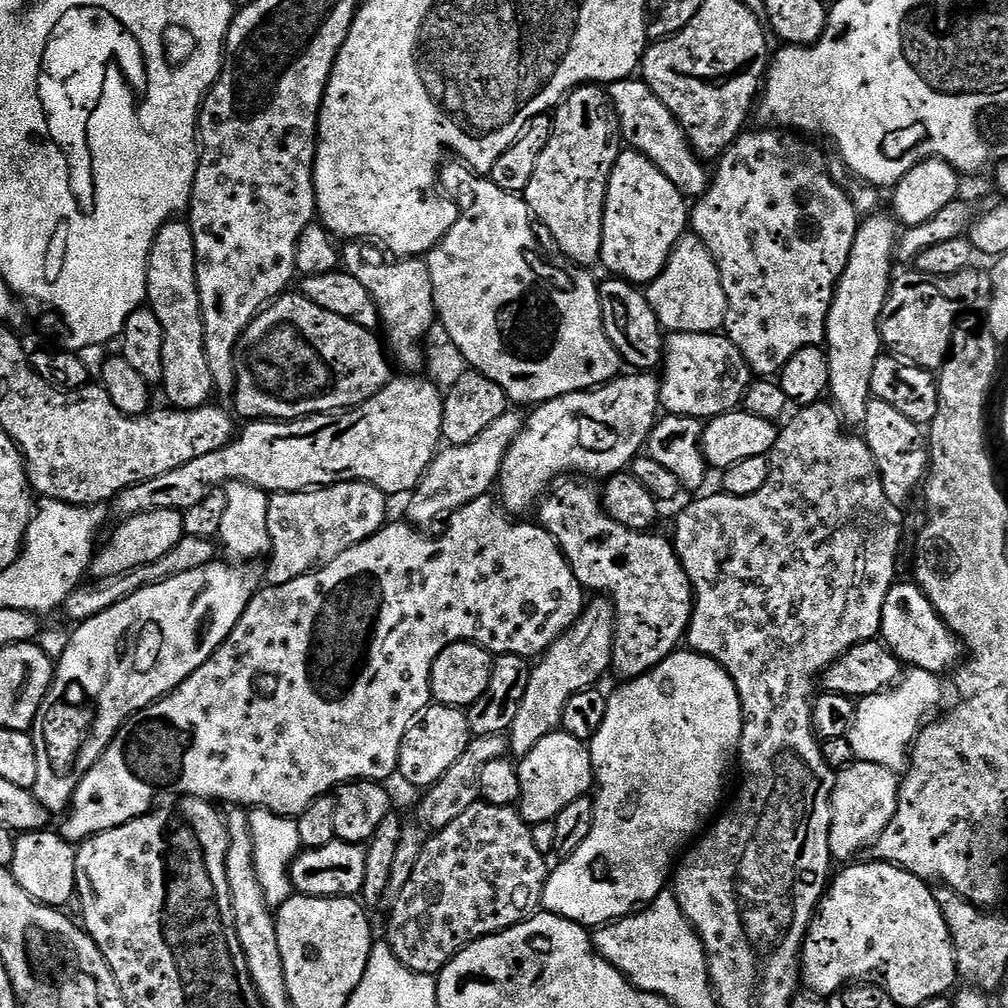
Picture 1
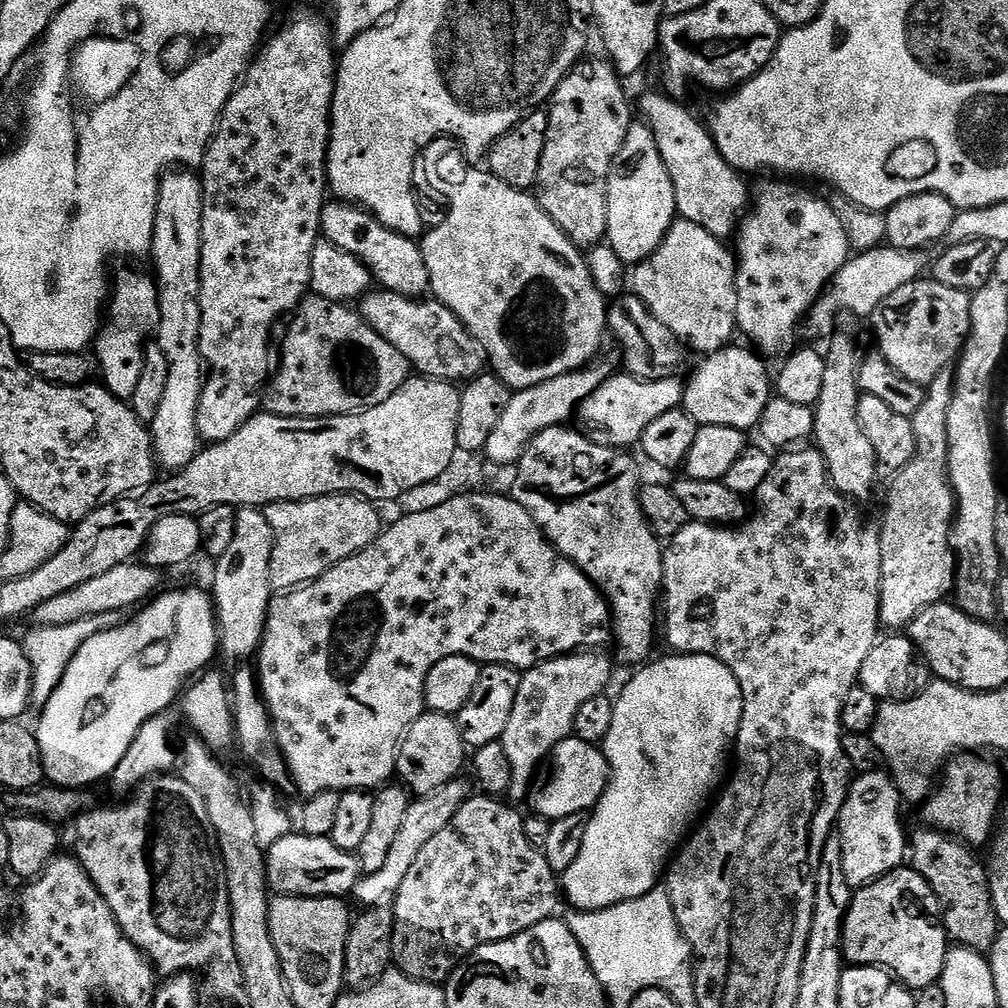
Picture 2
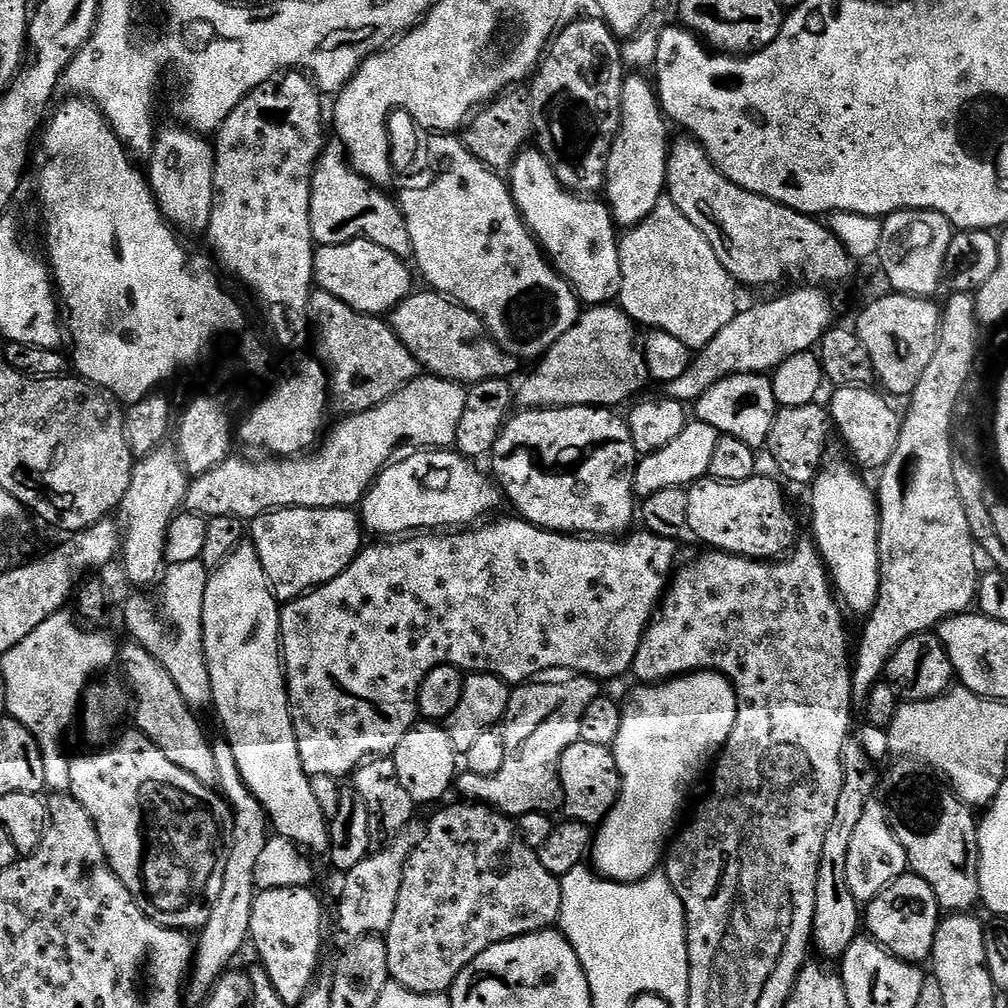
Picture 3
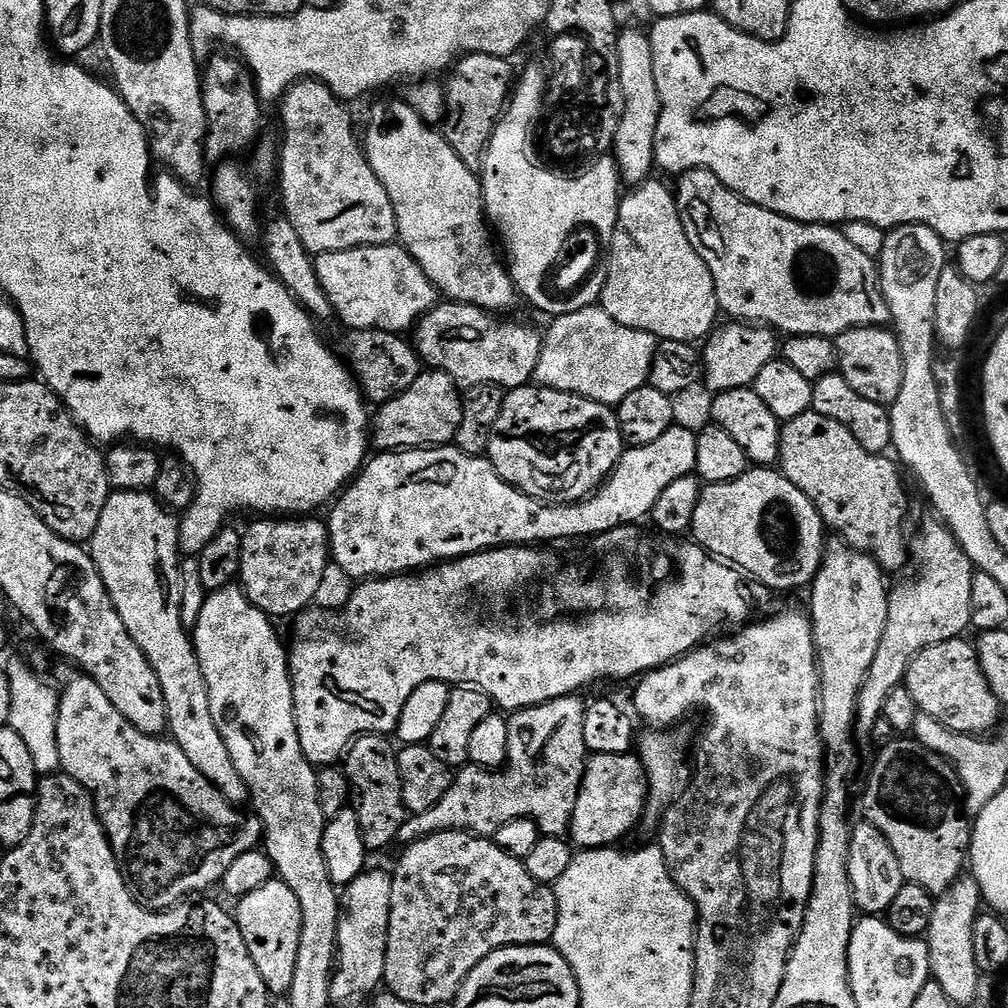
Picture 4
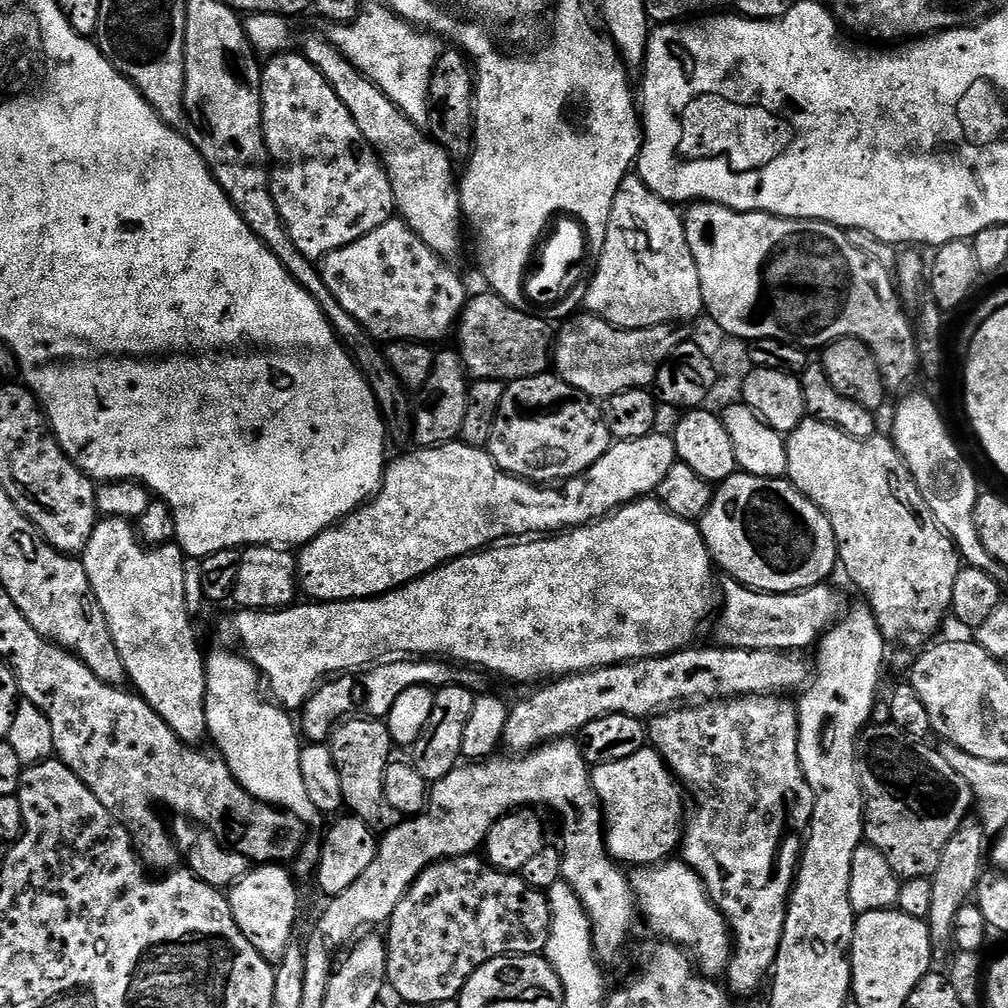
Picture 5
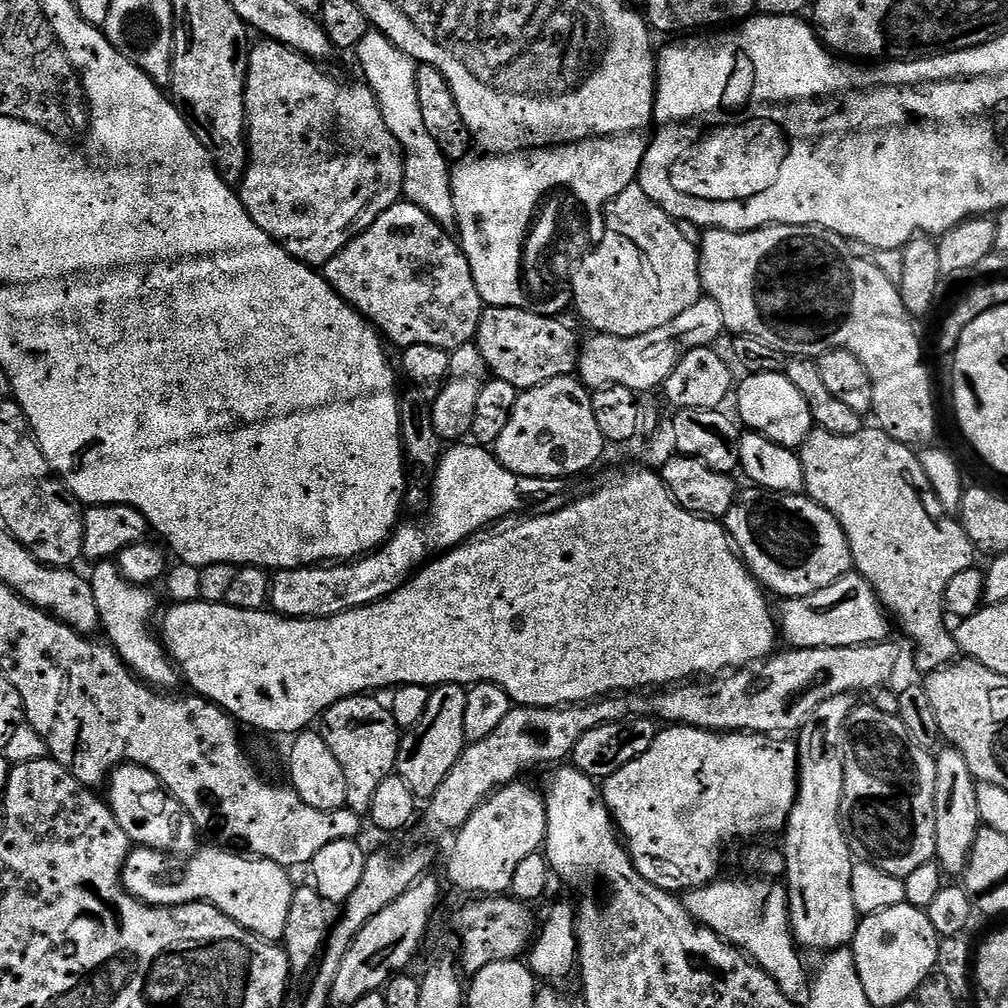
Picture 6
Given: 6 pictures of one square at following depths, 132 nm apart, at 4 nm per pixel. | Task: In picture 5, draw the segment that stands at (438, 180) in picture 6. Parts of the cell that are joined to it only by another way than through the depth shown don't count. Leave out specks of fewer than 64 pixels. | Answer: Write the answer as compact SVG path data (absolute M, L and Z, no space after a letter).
M376 2L363 9L360 17L352 24L342 24L331 29L330 41L339 52L348 59L359 72L368 77L378 85L382 90L382 94L386 94L386 98L390 102L394 102L394 106L398 106L398 110L402 110L402 114L406 114L406 118L410 118L410 122L421 126L427 125L428 122L428 95L430 94L430 78L434 74L434 66L438 62L442 51L442 44L433 33L423 31L411 24L407 20L403 20L401 16L396 15L390 8L385 8L383 3Z

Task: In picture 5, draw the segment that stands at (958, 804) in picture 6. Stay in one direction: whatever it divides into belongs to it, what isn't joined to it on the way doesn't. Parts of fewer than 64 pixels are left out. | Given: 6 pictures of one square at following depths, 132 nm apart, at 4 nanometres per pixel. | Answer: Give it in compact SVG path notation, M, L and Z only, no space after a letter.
M969 818L962 821L960 828L957 829L953 836L946 842L946 850L942 850L942 862L938 866L938 870L935 874L930 877L934 895L926 923L932 932L933 941L951 941L952 923L954 922L954 918L958 918L958 910L962 910L962 906L973 899L975 890L980 884L981 875L985 871L984 860L986 864L986 844L984 848L984 840L986 841L986 833L984 829L980 827L979 819Z

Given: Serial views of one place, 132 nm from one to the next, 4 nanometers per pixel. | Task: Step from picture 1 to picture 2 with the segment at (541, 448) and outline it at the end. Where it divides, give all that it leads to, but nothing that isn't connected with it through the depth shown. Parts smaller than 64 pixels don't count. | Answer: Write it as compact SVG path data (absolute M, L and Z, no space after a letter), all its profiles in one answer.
M614 374L578 409L579 427L596 444L611 448L631 449L639 445L642 434L654 418L662 418L662 414L677 411L681 407L686 387L683 379L671 376L657 380L643 380L637 376Z

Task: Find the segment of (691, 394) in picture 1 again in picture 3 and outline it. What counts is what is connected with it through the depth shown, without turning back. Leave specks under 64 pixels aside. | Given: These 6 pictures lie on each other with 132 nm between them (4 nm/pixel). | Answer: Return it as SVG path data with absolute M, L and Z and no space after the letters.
M755 372L734 374L714 382L714 386L710 386L710 390L706 390L706 394L702 394L694 404L695 419L706 422L706 426L714 426L721 436L733 436L757 450L767 445L777 411L771 379Z

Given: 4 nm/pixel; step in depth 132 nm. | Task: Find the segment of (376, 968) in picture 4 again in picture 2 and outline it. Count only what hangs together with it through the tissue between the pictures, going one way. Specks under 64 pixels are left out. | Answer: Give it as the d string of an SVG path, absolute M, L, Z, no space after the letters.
M464 778L451 780L446 782L446 786L438 786L438 790L417 795L408 805L402 826L398 826L398 835L394 838L394 846L390 846L386 863L379 870L361 875L360 881L356 883L355 899L360 899L365 909L376 905L391 905L410 866L414 866L414 858L418 858L422 851L422 846L426 846L426 842L430 842L430 838L434 838L434 834L438 834L438 830L442 830L442 826L446 826L469 799L470 791L468 792L468 784Z

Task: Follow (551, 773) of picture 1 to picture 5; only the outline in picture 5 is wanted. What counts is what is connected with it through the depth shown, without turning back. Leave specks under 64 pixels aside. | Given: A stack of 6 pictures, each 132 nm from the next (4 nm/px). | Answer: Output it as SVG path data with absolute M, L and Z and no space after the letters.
M645 746L642 750L638 750L638 754L630 754L630 758L622 758L622 762L595 765L590 775L592 789L596 792L596 799L600 801L602 809L602 819L606 829L604 843L607 844L608 853L613 860L624 866L662 864L675 853L672 852L675 848L677 851L681 847L686 823L686 796L682 791L681 781L676 779L675 772L669 768L664 757L655 748Z

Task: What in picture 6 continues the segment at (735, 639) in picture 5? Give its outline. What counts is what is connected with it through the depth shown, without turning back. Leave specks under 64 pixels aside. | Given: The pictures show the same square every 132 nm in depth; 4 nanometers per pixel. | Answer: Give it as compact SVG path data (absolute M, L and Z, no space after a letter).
M859 574L838 578L826 590L809 596L784 598L778 604L778 632L797 648L837 648L855 644L879 644L887 641L890 617L885 612L876 591Z

